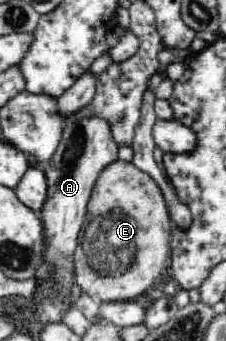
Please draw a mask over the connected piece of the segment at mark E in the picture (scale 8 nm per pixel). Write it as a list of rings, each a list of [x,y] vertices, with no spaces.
[[[117,159],[115,162],[108,164],[99,176],[97,177],[95,186],[90,196],[86,217],[82,224],[81,233],[78,234],[78,249],[75,250],[74,264],[75,264],[75,282],[82,288],[82,292],[87,293],[92,299],[93,304],[96,302],[115,302],[115,301],[129,301],[136,300],[137,297],[143,295],[145,291],[150,287],[153,288],[158,281],[163,280],[164,272],[169,267],[170,258],[170,238],[171,230],[173,228],[173,222],[169,209],[167,209],[167,203],[161,194],[159,185],[155,183],[155,179],[151,178],[151,175],[144,173],[143,170],[136,167],[132,162],[126,162],[122,159]]]

